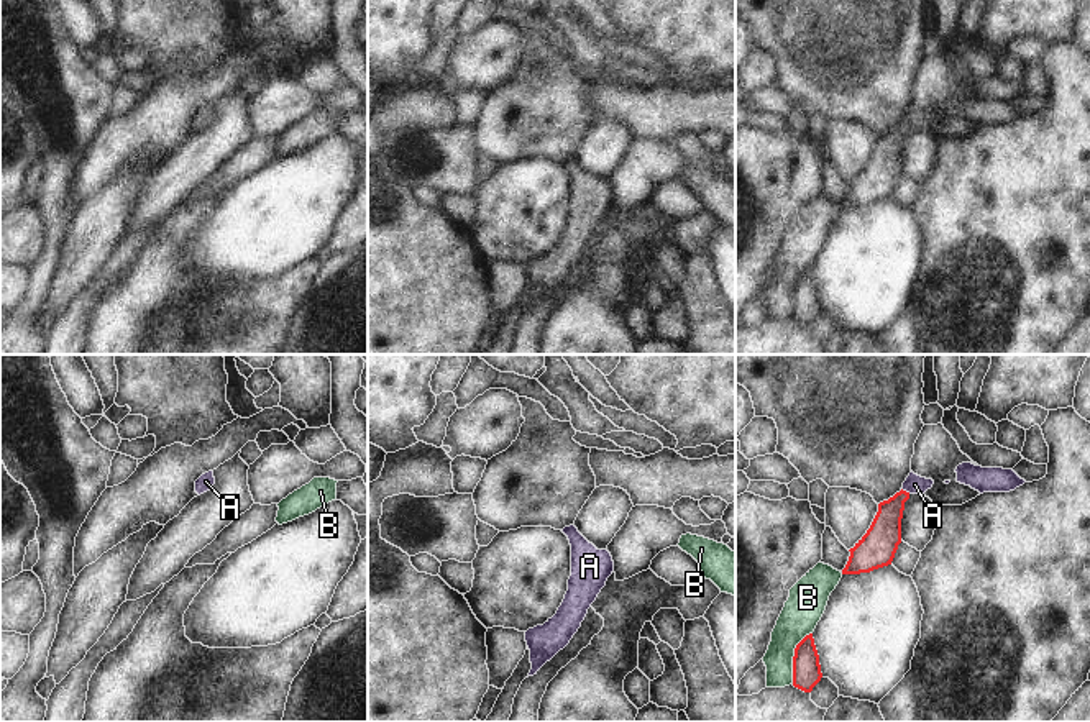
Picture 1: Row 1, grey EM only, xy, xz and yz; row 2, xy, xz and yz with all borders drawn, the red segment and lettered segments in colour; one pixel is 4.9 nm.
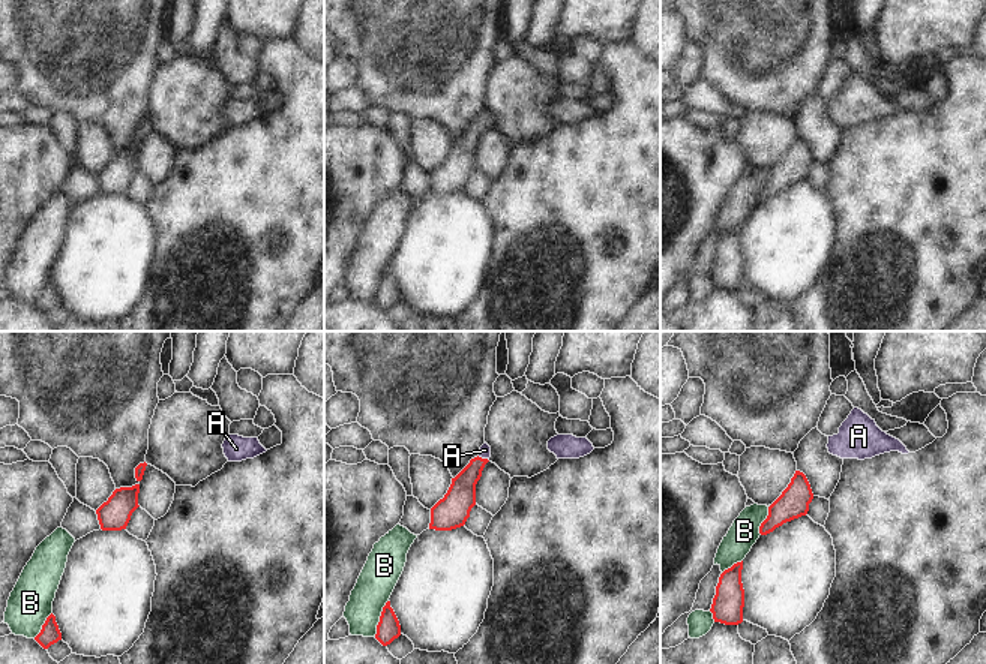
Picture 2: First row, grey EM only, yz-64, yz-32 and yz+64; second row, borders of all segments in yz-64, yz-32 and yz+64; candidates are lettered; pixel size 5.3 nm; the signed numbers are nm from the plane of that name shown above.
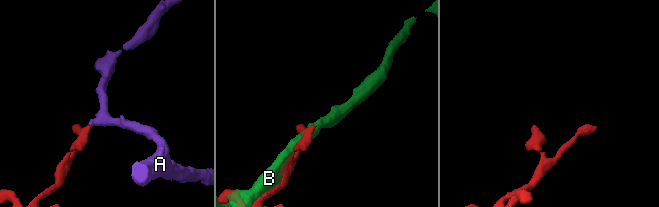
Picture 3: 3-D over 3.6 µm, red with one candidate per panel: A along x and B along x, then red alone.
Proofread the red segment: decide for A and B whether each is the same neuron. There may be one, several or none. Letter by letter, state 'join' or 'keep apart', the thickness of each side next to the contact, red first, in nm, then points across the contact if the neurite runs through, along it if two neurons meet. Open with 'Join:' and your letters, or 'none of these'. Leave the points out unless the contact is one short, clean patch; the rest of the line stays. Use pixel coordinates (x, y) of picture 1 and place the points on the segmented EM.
Join: A
A: join; calibres 160 and 100 nm; way yz (883, 535), (890, 511), (905, 491), (915, 484)
B: keep apart; calibres 140 and 190 nm

